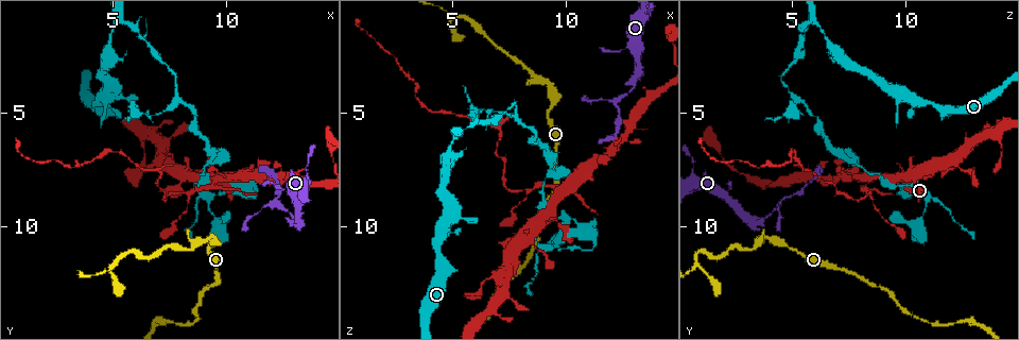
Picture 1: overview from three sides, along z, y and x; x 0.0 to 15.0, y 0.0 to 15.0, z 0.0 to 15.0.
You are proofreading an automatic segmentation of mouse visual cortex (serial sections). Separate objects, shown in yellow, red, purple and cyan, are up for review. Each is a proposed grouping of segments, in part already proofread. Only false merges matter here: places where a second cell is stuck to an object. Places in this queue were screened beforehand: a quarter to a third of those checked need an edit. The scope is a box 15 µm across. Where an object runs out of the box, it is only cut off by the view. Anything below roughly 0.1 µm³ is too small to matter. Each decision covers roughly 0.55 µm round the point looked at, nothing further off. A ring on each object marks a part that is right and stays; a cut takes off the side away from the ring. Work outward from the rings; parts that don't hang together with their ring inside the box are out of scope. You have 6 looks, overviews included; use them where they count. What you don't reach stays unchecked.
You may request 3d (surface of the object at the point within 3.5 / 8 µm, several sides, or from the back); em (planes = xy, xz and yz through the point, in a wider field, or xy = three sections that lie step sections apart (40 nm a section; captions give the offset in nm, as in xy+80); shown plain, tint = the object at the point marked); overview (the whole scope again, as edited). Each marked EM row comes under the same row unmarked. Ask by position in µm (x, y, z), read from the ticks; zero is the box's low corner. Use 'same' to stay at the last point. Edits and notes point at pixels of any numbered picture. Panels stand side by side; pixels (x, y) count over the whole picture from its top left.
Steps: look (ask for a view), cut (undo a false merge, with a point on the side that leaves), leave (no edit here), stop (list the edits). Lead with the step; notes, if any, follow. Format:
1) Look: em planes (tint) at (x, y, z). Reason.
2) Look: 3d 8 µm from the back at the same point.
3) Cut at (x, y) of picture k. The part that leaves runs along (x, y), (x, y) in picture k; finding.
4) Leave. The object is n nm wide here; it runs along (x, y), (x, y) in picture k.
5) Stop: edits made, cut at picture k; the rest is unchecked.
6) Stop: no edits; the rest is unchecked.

Look: 3d 3.5 µm at (12.1, 8.9, 4.5). Sharp bend.

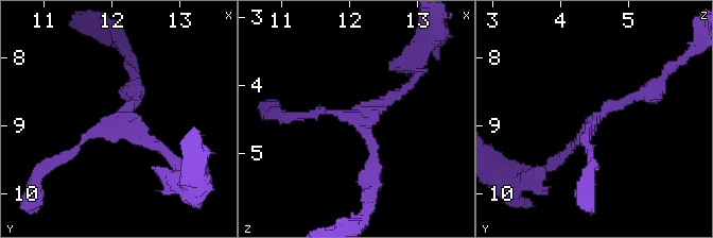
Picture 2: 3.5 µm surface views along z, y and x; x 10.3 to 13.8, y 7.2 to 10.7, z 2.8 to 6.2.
Look: em xy step 3 (tint) at (12.15, 8.90, 4.50). Shape alone is not enough.

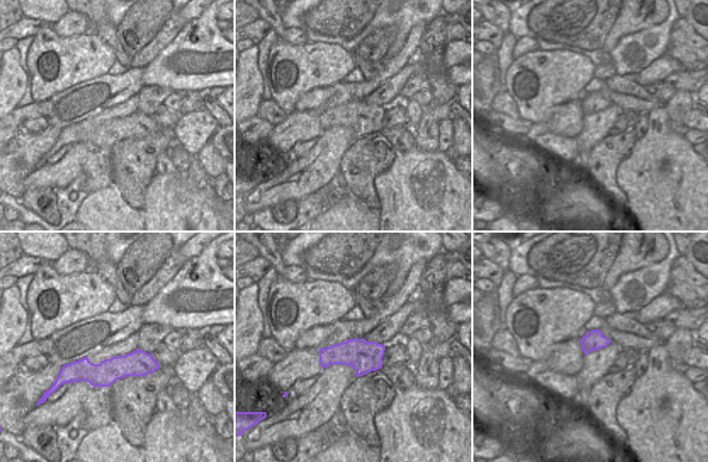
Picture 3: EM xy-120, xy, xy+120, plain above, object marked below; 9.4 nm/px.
Cut at (114, 124) of picture 2. The part that leaves runs along (175, 158), (123, 129), (129, 105) in picture 2; a second cell is stuck on.

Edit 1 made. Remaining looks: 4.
Look: overview.

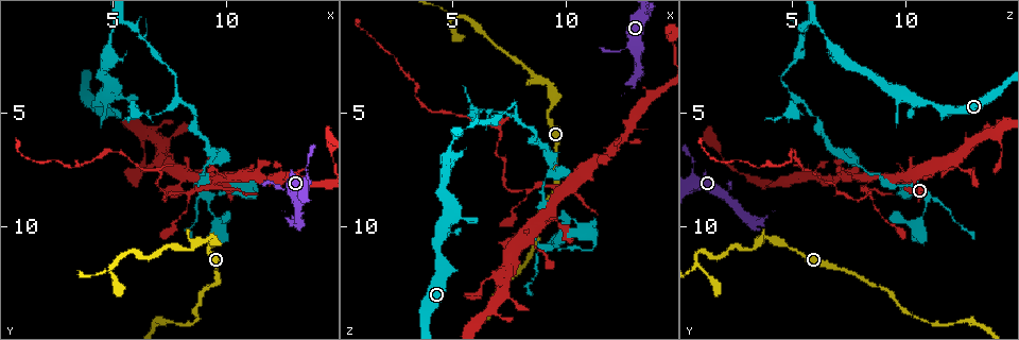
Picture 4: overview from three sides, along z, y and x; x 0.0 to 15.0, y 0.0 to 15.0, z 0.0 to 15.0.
Look: 3d 3.5 µm at (9.2, 10.5, 3.8). Calibre changes.

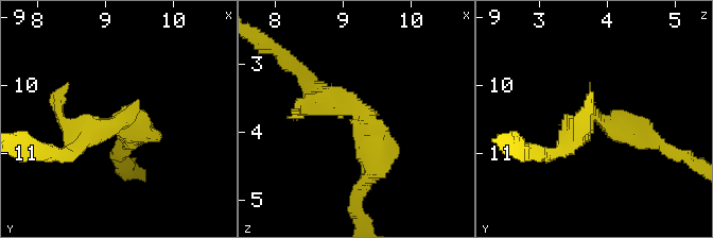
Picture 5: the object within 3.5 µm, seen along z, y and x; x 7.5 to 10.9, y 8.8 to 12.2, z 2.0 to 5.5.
Cut at (94, 131) of picture 5. The part that leaves runs along (127, 115), (53, 154) in picture 5; a second cell is stuck on.

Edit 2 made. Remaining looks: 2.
Stop: edits made, cut at picture 2, cut at picture 5; the rest is unchecked.

